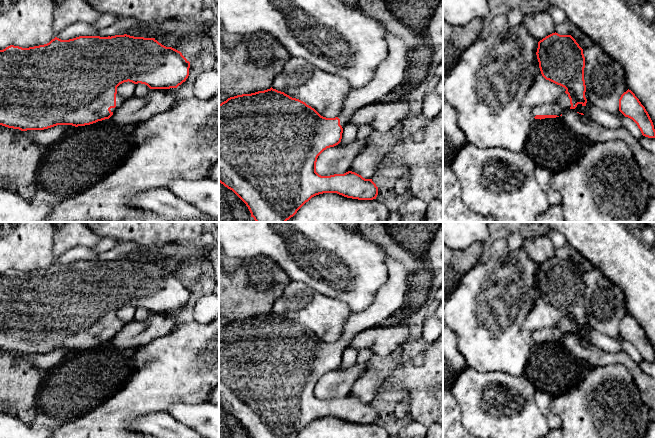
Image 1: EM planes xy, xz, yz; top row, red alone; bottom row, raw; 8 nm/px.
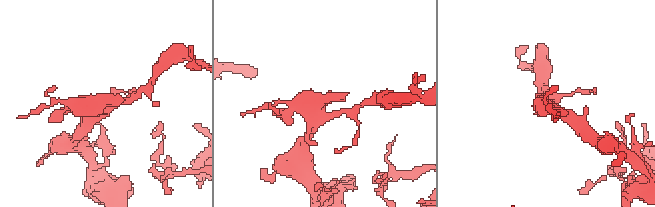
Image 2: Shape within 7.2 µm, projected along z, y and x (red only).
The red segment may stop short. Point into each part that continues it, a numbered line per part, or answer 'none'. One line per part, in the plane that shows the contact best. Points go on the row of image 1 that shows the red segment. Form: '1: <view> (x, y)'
1: yz (563, 104)

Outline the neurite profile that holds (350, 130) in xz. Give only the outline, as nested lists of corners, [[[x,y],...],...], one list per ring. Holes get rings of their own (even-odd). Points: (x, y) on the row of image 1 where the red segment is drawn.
[[[349,122],[346,123],[345,126],[343,127],[340,145],[346,145],[355,141],[357,139],[358,127],[359,126],[355,124]]]

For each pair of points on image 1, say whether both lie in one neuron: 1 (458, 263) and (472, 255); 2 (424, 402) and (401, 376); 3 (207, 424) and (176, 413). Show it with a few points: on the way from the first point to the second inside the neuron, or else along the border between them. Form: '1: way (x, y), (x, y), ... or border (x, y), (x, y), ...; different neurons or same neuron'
1: way (461, 261), (469, 257); same neuron
2: way (421, 396), (407, 382); same neuron
3: way (199, 417), (184, 413); same neuron

